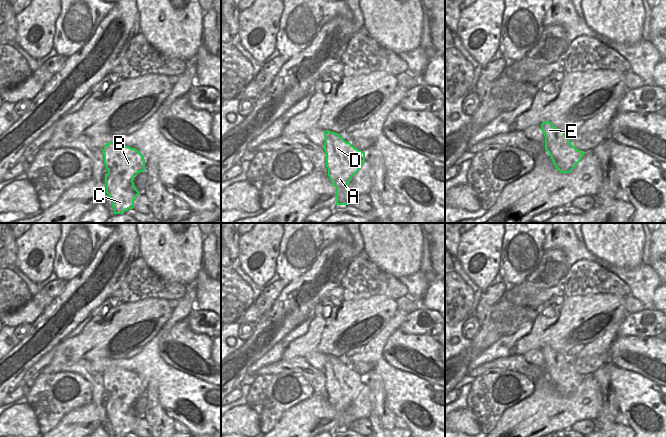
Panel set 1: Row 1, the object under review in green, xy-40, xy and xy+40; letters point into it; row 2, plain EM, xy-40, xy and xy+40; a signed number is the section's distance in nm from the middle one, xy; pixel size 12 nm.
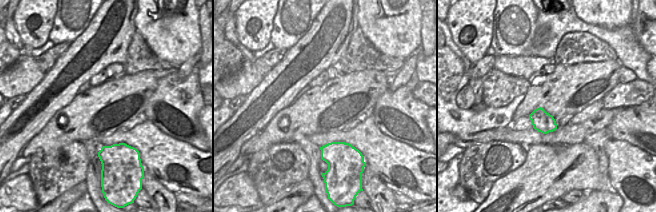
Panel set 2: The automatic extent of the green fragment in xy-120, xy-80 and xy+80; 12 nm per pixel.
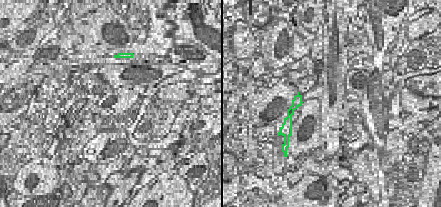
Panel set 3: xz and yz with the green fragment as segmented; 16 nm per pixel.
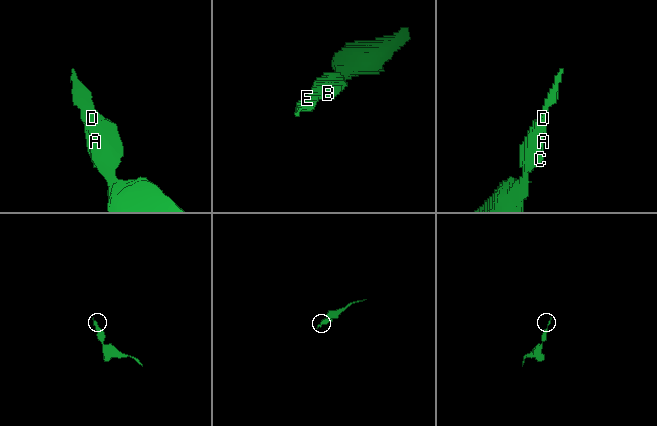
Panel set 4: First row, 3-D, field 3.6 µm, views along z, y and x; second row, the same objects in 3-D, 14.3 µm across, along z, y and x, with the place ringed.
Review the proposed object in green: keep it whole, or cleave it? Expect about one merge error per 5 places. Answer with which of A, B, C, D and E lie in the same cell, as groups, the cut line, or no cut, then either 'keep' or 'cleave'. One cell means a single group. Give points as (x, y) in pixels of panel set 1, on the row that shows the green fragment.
A B C D E | no cut | keep

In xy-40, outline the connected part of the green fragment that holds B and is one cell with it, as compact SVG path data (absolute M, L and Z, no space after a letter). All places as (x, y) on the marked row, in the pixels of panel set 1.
M110 142L102 150L104 164L108 173L105 175L106 193L114 214L124 214L134 208L134 201L140 192L134 185L134 178L145 171L144 156L135 148Z

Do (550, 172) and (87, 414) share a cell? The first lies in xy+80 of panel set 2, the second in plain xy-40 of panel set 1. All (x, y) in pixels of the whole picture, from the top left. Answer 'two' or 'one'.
one

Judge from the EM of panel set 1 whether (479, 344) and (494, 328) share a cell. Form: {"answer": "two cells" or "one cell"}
{"answer": "one cell"}

